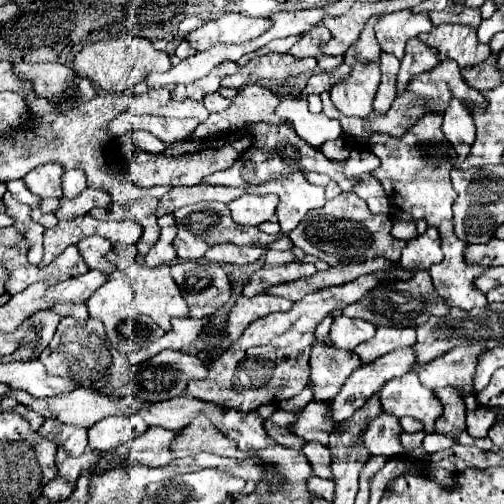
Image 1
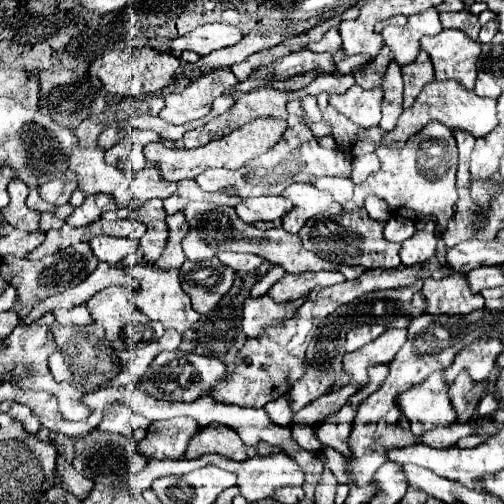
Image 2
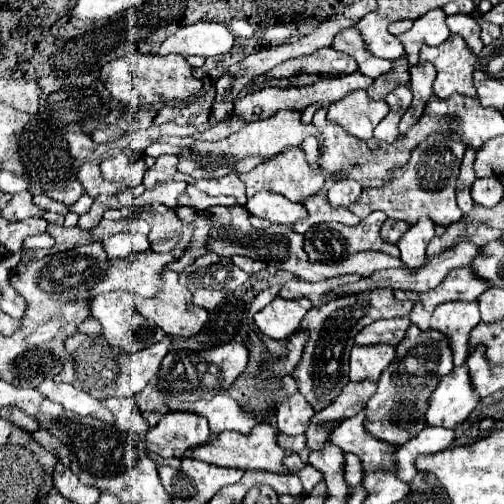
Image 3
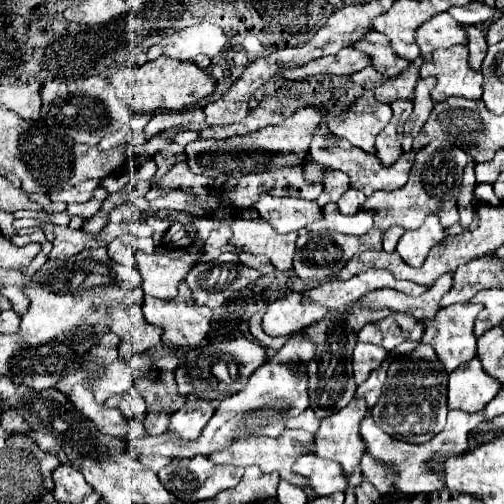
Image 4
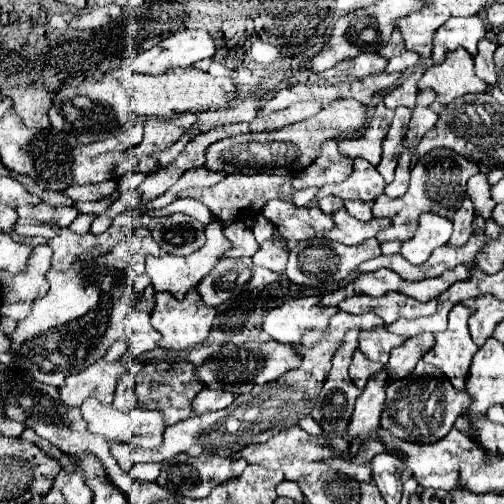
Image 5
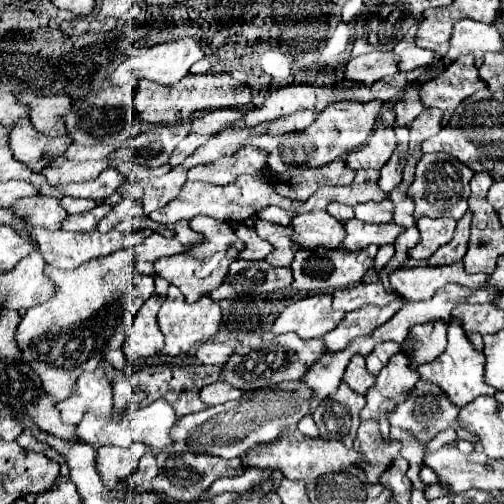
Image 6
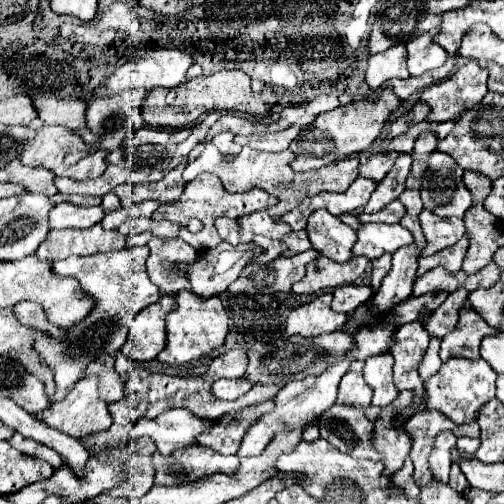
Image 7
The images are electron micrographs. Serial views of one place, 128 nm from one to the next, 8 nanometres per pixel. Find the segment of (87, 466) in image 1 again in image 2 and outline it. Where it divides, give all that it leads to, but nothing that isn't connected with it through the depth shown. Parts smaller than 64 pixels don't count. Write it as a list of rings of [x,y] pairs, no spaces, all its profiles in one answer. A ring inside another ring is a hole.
[[[58,456],[58,468],[56,468],[56,480],[62,488],[66,488],[70,494],[74,494],[78,500],[84,500],[88,496],[88,490],[92,490],[94,482],[78,474],[72,464],[68,464],[62,456]]]

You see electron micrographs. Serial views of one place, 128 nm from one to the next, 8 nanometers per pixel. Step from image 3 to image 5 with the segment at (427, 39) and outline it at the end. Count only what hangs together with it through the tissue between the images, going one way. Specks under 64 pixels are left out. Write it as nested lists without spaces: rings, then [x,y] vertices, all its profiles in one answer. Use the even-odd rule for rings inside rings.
[[[480,16],[472,18],[450,18],[444,28],[436,32],[432,60],[436,64],[444,62],[444,56],[456,48],[466,48],[472,56],[478,54],[478,42],[486,38],[488,28]]]

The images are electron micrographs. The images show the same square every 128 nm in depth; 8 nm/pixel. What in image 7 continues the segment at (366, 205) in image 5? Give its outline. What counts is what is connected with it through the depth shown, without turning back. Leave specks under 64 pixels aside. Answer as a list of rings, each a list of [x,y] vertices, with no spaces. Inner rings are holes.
[[[394,200],[392,204],[388,204],[384,210],[374,212],[374,214],[360,214],[358,218],[362,222],[384,222],[384,224],[398,224],[402,220],[402,216],[406,214],[406,208],[402,206],[400,200]]]

